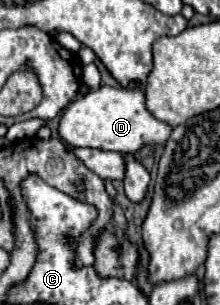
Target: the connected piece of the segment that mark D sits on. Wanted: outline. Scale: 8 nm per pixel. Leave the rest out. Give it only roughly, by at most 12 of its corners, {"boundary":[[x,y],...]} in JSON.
{"boundary":[[100,86],[62,114],[72,148],[164,146],[140,88]]}

